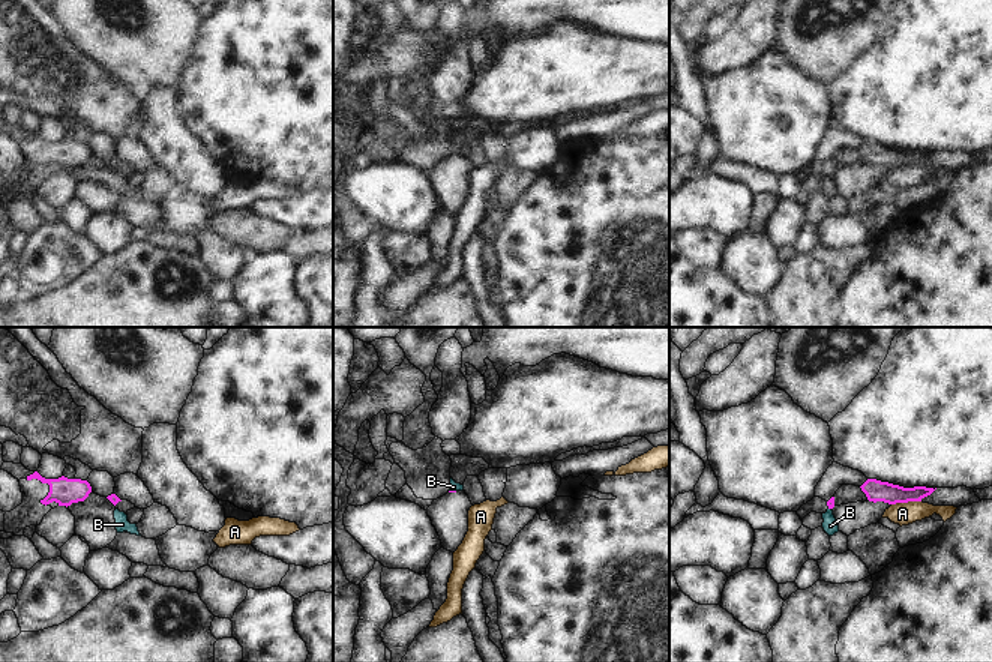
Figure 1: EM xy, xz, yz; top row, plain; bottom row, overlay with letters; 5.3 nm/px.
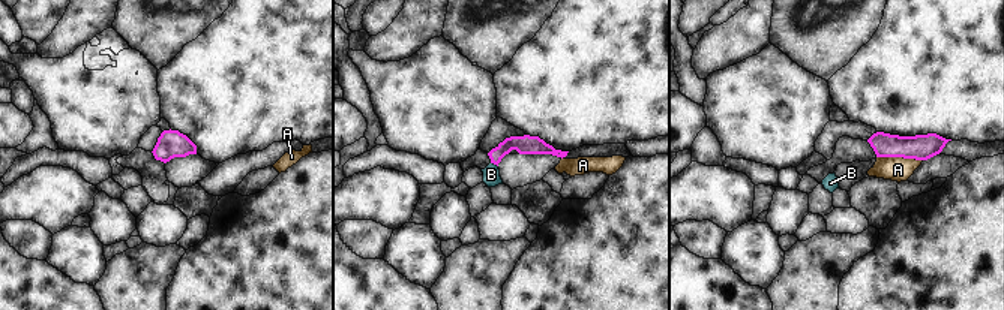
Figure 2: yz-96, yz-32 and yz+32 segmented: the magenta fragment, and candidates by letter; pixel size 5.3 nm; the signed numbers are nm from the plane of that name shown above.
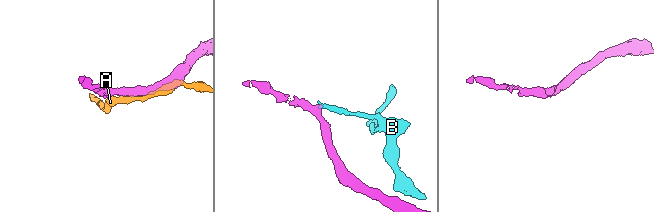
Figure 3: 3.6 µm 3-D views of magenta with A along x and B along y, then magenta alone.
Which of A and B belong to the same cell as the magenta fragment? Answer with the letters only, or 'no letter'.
no letter

